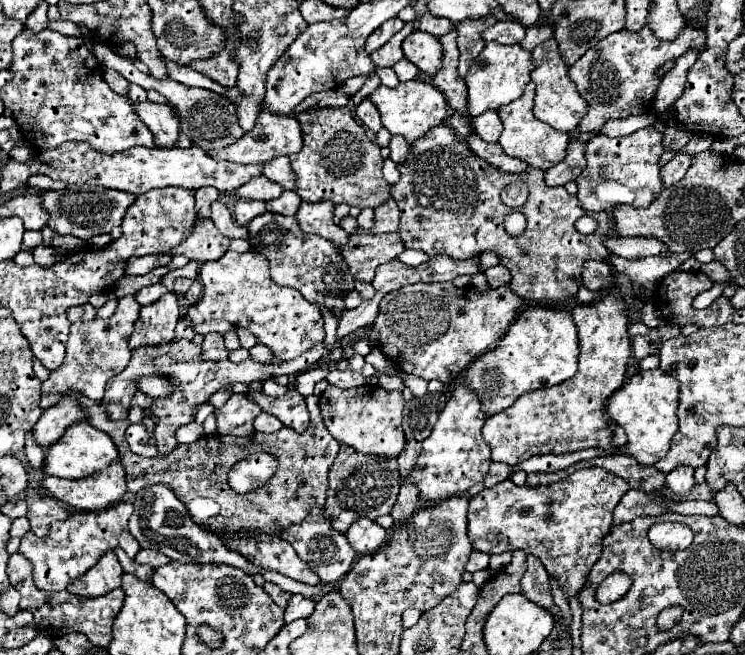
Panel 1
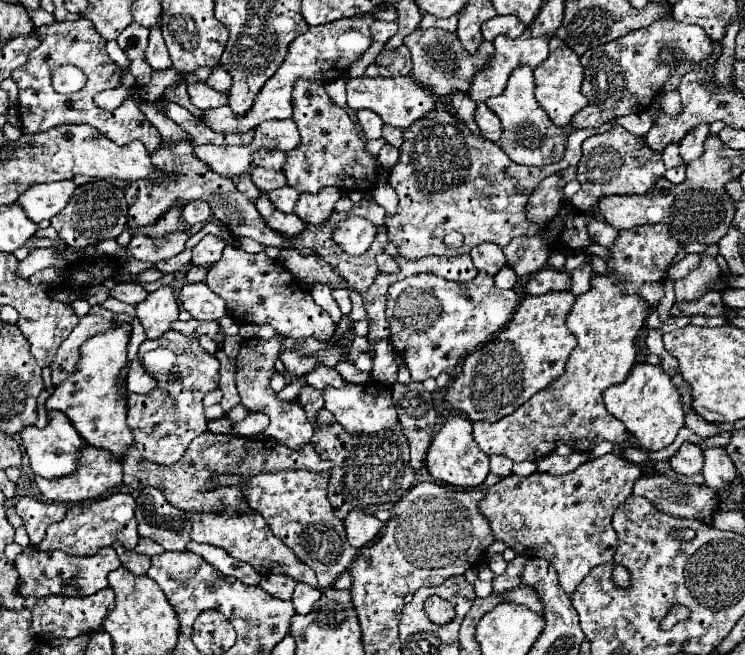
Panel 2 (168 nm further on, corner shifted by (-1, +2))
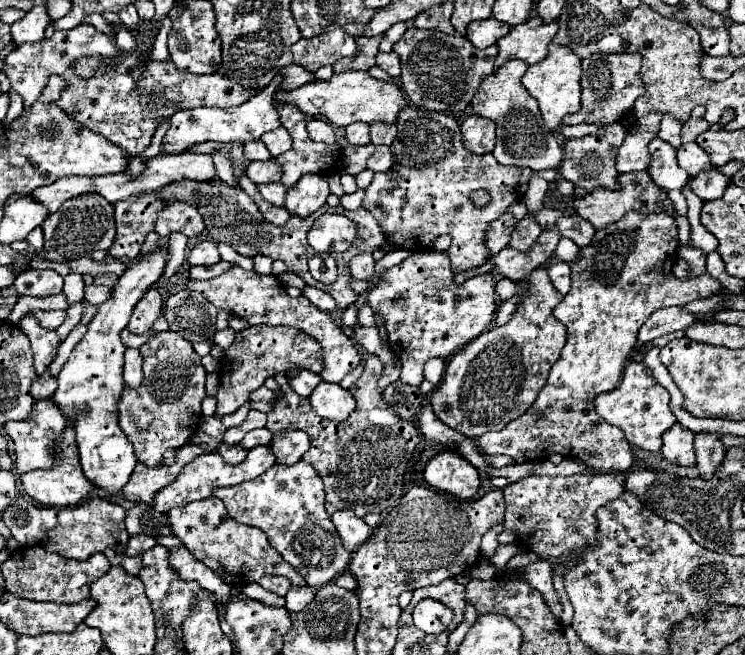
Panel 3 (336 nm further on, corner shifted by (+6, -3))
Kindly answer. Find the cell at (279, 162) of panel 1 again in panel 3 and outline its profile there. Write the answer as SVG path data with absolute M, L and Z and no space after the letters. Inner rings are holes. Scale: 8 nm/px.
M257 140L257 142L245 144L245 158L251 160L251 162L255 162L255 160L267 162L271 158L271 154L269 154L269 150L265 150L265 144L261 140Z

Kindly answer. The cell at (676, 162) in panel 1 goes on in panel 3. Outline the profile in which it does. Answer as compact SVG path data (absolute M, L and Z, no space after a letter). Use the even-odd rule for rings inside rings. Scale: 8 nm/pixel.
M695 108L695 110L691 112L691 118L683 124L683 130L681 130L681 142L683 142L683 144L693 142L701 132L709 130L709 122L705 122L703 114L705 114L705 110Z

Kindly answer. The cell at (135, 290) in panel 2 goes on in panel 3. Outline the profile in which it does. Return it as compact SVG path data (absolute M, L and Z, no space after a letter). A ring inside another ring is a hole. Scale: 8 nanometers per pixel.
M95 284L85 286L85 300L93 306L105 304L111 298L111 294L113 294L113 290L107 288L107 286L95 286Z

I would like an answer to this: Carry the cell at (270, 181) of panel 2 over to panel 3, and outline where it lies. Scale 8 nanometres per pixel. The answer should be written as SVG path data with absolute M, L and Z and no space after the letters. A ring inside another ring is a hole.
M269 160L269 162L251 162L247 166L245 174L257 186L259 184L269 184L269 182L279 182L279 178L281 178L281 166L277 166L277 162L273 162L273 160Z

